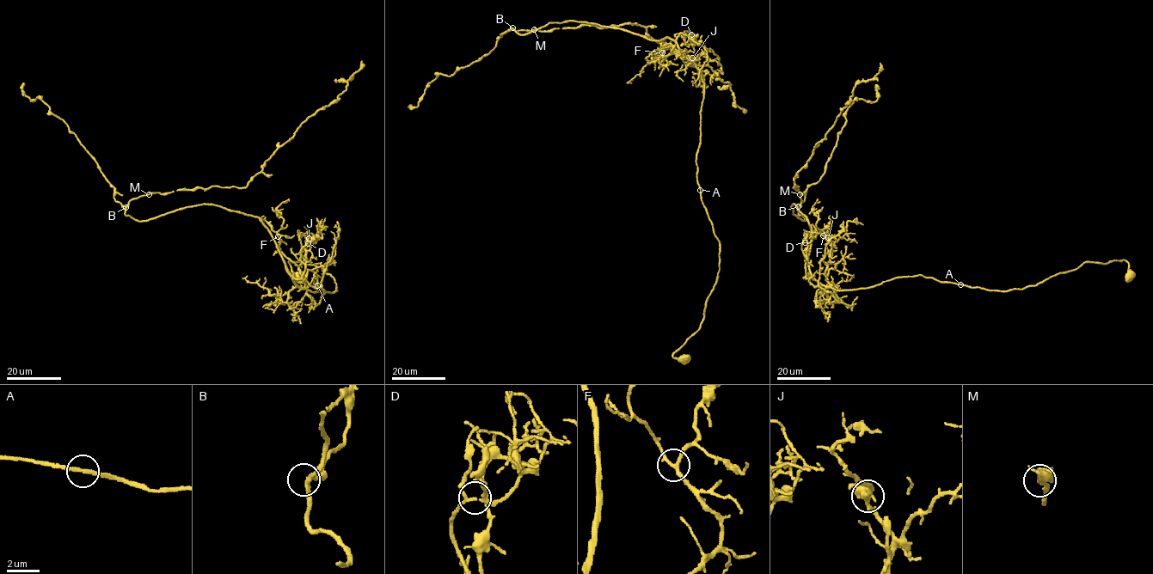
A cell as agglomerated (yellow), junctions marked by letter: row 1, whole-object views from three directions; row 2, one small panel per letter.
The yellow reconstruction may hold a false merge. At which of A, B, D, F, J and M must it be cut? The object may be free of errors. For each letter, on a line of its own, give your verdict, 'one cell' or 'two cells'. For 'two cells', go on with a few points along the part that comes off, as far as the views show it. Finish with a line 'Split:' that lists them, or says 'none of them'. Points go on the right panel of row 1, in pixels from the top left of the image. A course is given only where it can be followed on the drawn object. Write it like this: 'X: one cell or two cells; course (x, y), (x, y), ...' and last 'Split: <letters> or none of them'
A: one cell
B: one cell
D: one cell
F: one cell
J: one cell
M: one cell
Split: none of them

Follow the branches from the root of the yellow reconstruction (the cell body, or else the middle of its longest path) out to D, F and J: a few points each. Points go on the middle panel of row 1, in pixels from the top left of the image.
D: (683, 358), (672, 355), (700, 327), (720, 252), (697, 180), (703, 82), (676, 43), (680, 33), (691, 34)
F: (683, 358), (672, 355), (700, 327), (720, 242), (697, 180), (703, 82), (688, 56), (663, 61), (662, 52)
J: (683, 358), (672, 355), (700, 327), (720, 252), (697, 180), (703, 82), (683, 57), (692, 58)

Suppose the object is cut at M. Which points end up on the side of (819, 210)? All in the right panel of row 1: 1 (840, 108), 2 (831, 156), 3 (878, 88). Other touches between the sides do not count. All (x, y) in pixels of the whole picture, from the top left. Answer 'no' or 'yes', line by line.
1: no
2: yes
3: yes

